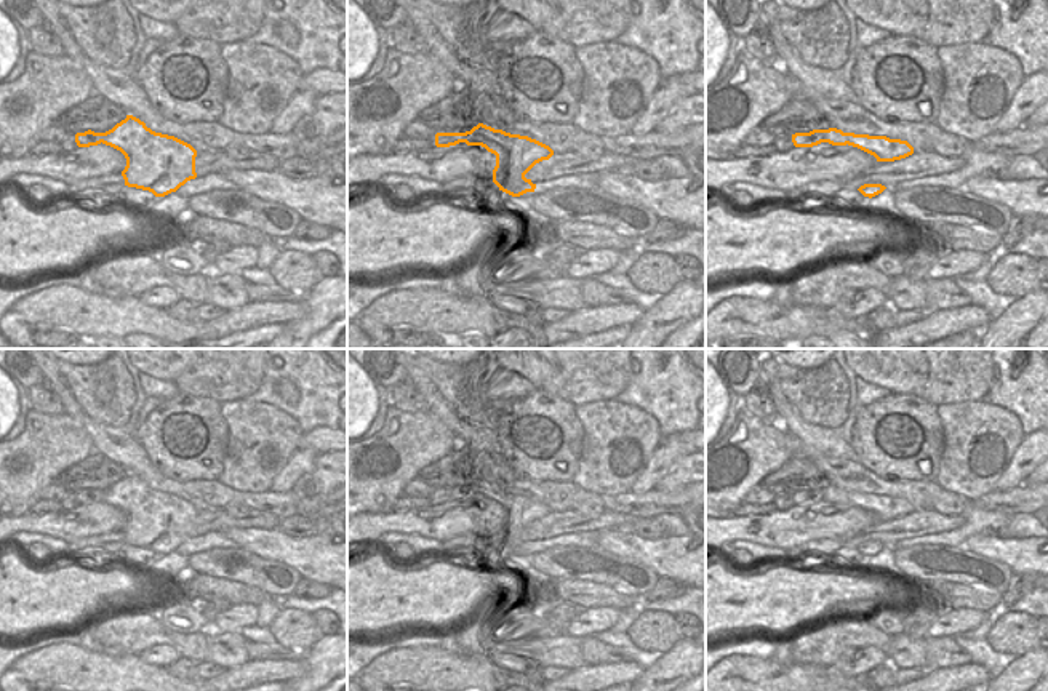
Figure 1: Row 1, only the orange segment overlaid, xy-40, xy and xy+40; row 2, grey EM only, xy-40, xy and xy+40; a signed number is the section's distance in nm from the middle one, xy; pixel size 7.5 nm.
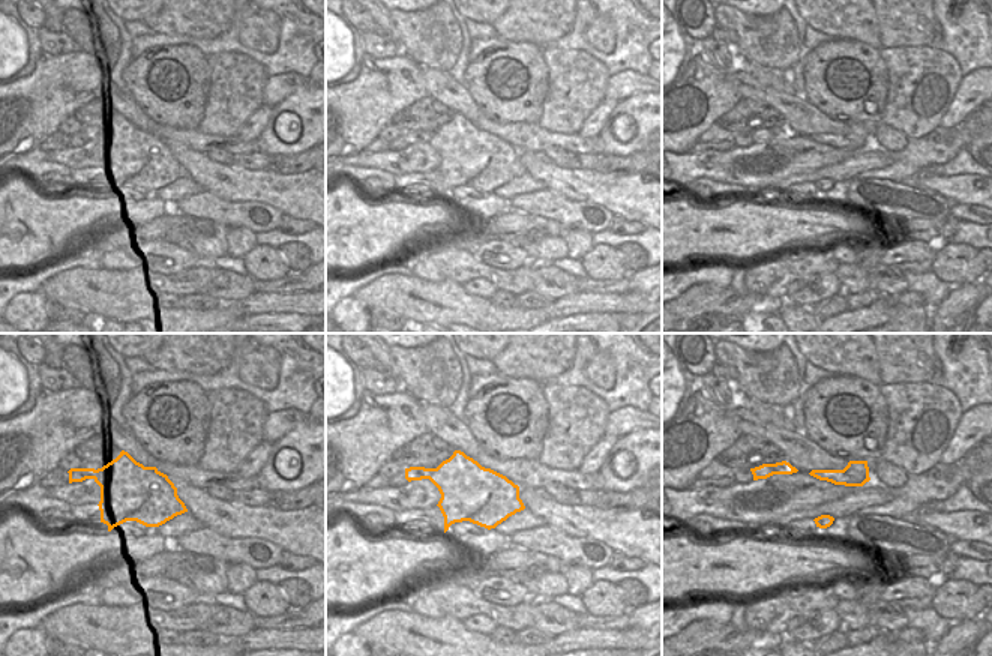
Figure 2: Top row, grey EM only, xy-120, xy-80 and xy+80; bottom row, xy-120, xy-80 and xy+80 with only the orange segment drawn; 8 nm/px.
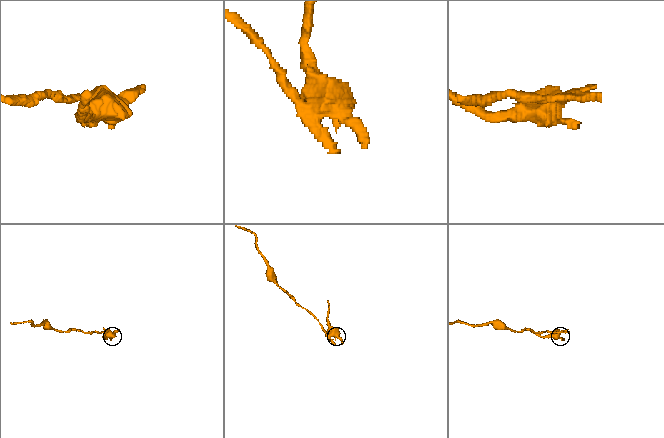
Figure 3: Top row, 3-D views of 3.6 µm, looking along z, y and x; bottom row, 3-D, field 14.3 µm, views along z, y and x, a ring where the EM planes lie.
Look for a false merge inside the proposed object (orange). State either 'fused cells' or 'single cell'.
fused cells

